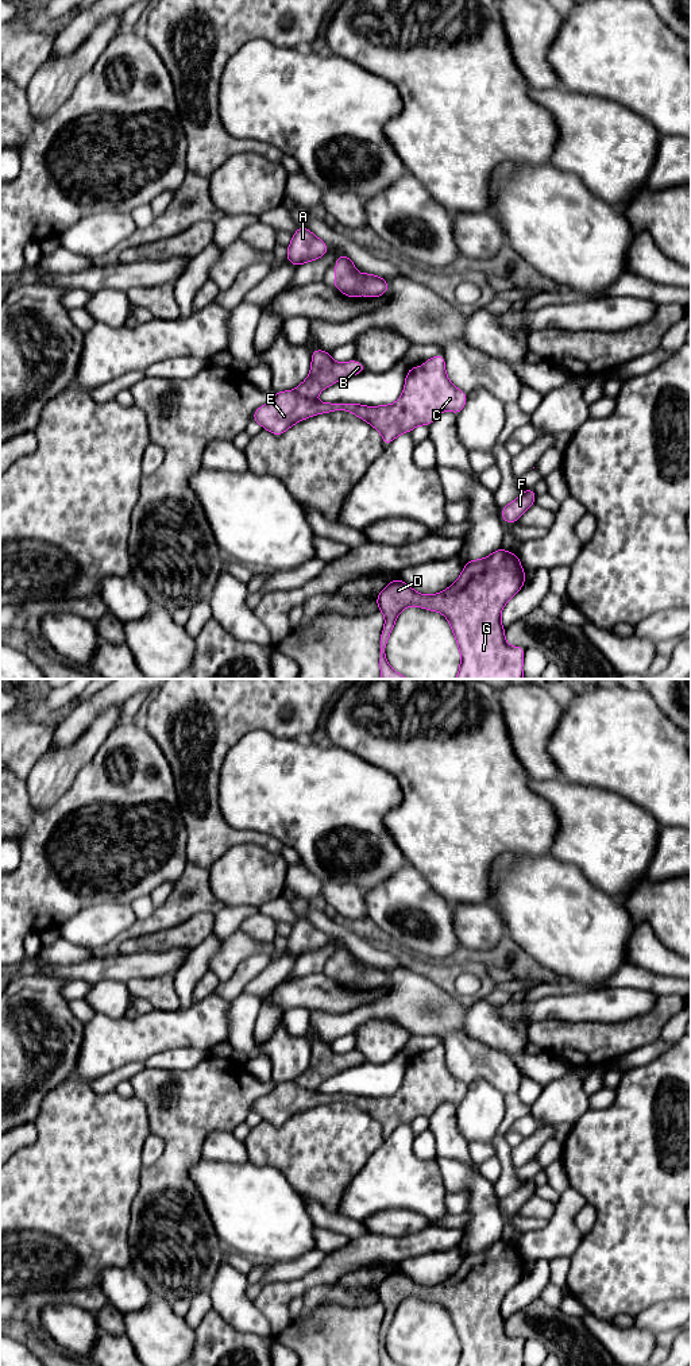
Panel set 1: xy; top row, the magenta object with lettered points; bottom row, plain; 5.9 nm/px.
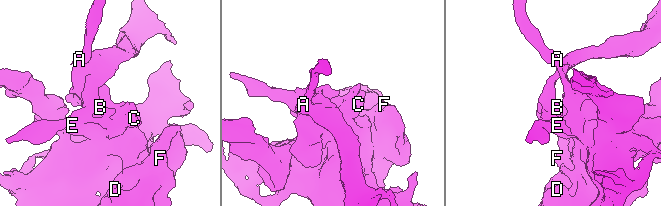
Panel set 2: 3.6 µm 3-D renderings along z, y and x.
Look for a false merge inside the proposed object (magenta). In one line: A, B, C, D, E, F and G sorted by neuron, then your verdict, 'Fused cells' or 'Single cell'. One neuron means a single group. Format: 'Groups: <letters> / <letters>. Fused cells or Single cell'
Groups: A C D E F G / B. Fused cells

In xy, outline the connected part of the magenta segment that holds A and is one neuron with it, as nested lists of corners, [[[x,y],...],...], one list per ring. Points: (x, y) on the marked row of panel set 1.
[[[301,225],[287,246],[286,259],[293,266],[323,258],[328,252],[328,244],[313,235],[305,225]]]

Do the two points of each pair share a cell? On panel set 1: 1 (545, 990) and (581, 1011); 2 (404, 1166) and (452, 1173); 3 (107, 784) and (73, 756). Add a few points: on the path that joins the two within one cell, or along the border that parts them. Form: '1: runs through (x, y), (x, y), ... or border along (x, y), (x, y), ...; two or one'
1: border along (583, 990), (521, 999); two
2: border along (436, 1160), (443, 1185), (448, 1192); two
3: border along (104, 741), (65, 791); two

